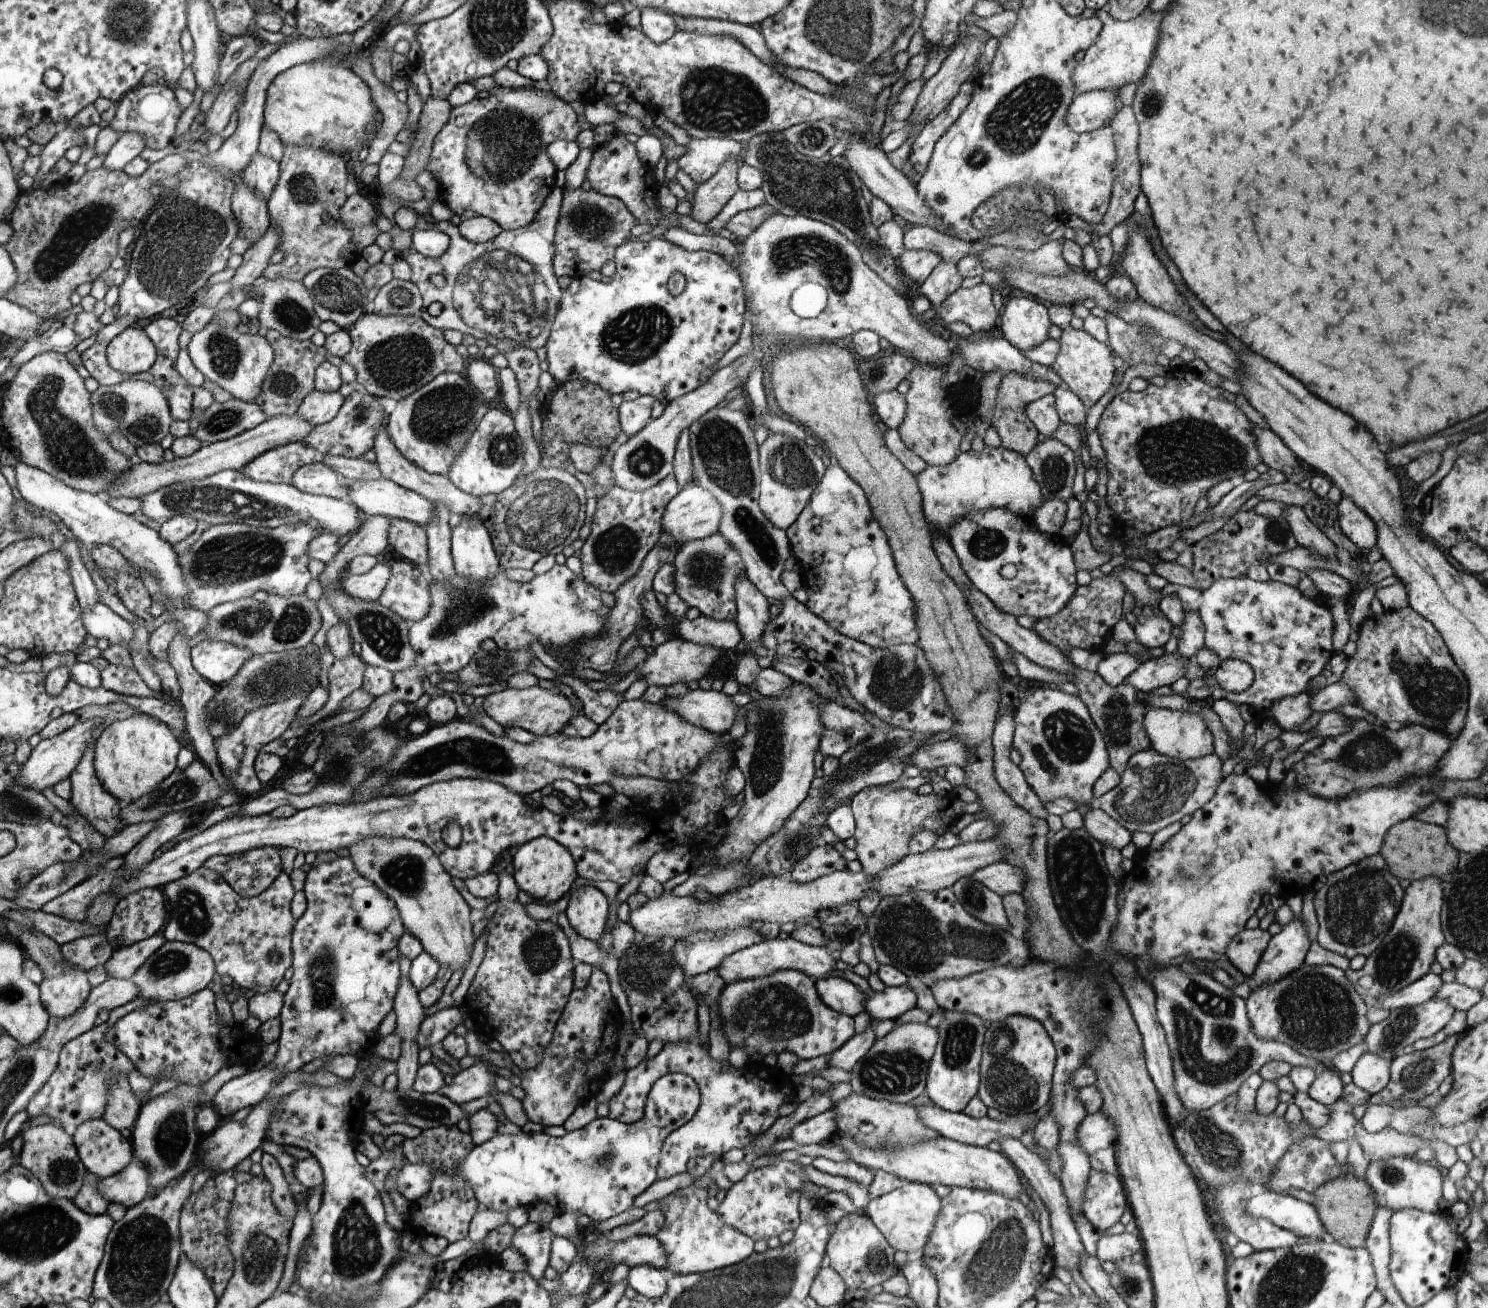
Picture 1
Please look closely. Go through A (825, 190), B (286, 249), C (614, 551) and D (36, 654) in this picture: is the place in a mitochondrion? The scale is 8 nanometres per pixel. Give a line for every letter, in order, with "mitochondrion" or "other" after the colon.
A: mitochondrion
B: other
C: mitochondrion
D: other

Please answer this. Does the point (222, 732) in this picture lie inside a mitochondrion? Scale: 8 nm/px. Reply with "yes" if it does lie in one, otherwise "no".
no

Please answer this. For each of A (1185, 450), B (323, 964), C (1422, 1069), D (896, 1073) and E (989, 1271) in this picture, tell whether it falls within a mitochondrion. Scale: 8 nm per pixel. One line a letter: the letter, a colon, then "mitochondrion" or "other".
A: mitochondrion
B: mitochondrion
C: mitochondrion
D: mitochondrion
E: mitochondrion

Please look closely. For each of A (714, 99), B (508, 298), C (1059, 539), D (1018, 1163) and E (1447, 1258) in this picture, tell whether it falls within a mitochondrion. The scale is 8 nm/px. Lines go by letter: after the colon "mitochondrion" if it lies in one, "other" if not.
A: mitochondrion
B: mitochondrion
C: other
D: other
E: other

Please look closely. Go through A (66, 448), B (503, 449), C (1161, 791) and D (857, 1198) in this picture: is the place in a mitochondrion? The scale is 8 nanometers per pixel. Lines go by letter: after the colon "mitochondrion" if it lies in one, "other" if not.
A: mitochondrion
B: mitochondrion
C: mitochondrion
D: other

